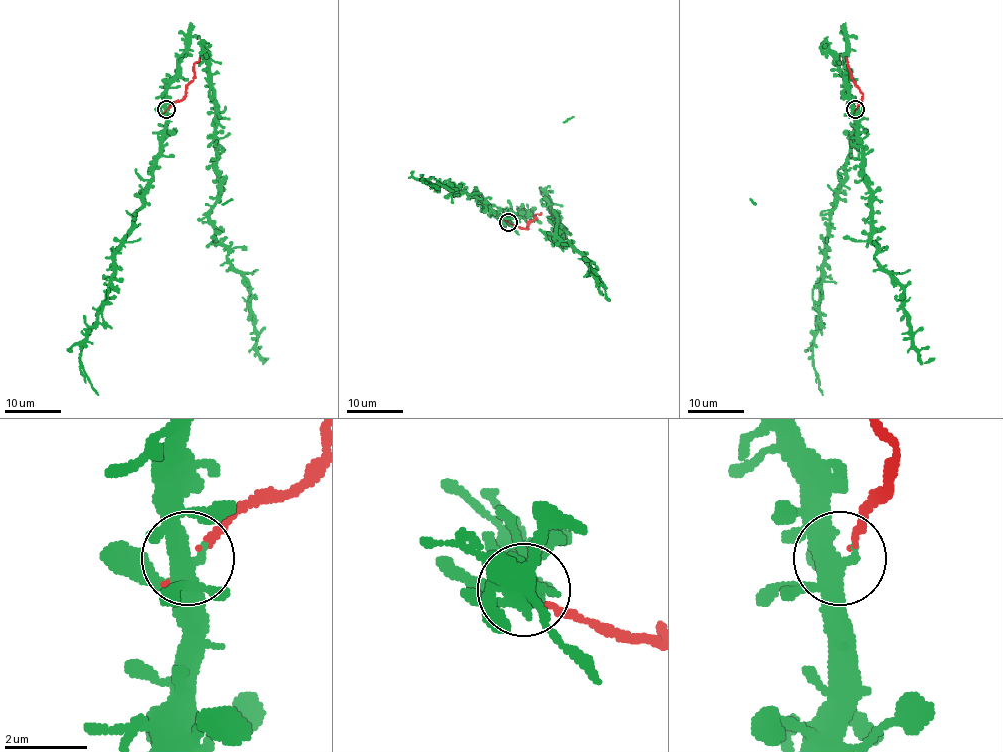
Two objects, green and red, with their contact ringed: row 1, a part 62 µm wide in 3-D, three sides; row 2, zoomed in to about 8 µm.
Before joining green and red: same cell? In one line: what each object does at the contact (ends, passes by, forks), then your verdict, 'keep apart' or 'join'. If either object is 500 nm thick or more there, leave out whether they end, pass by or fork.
green forks there; red ends there; keep apart

